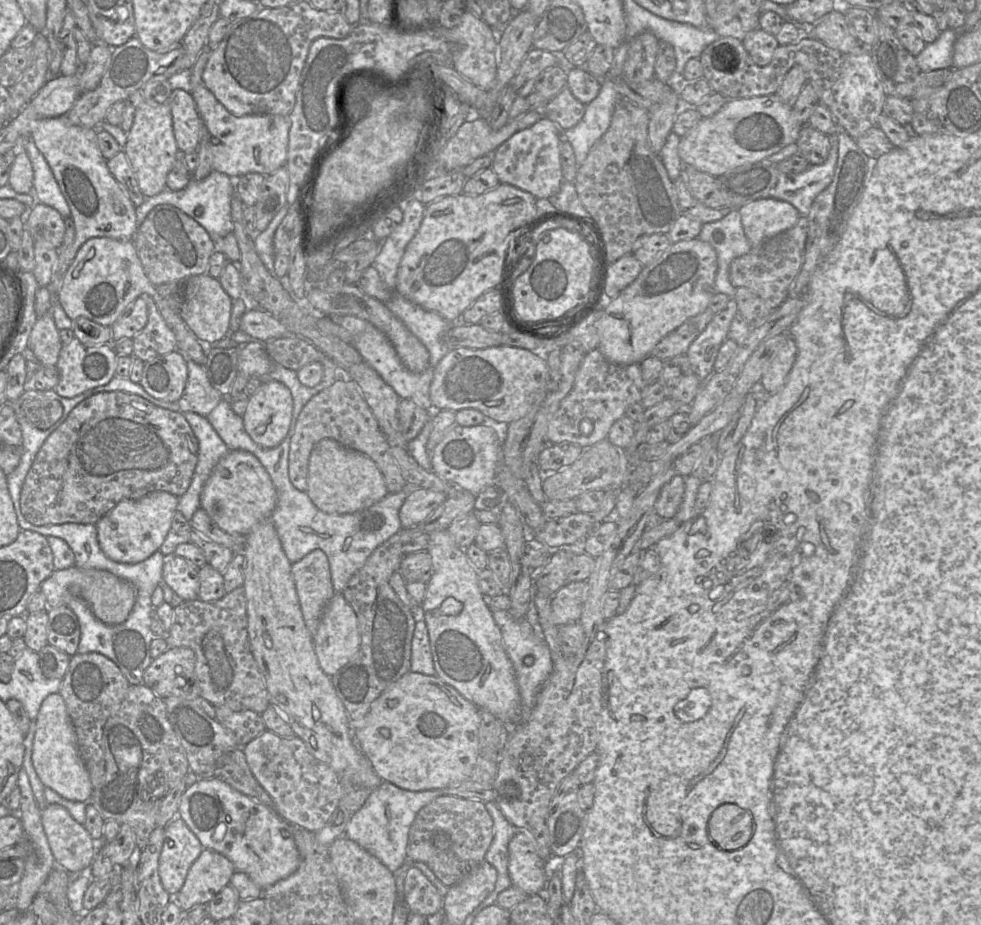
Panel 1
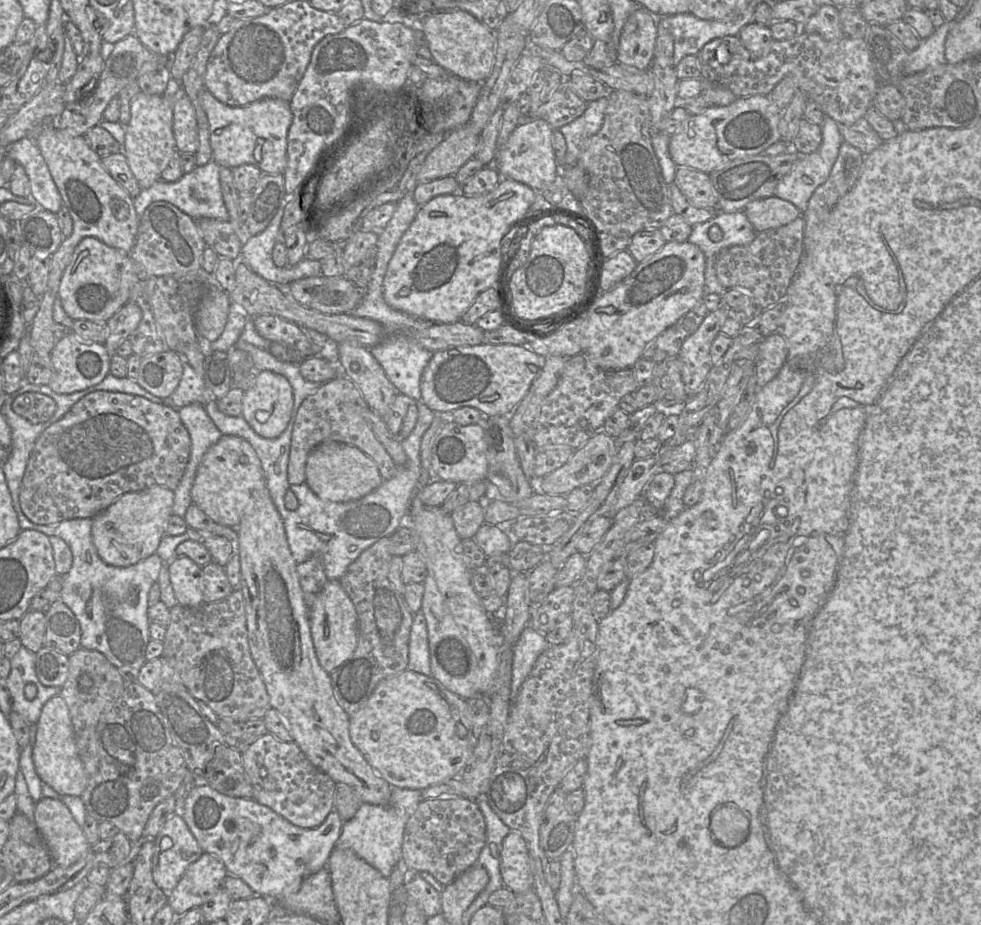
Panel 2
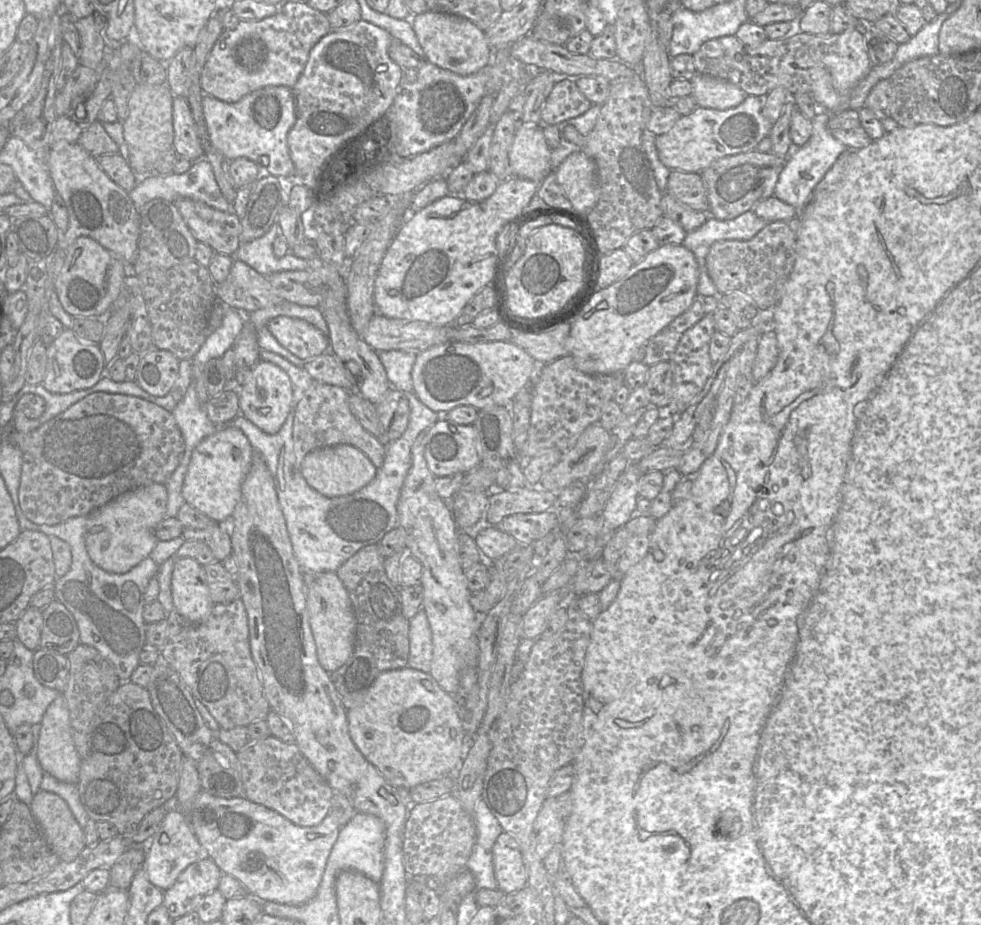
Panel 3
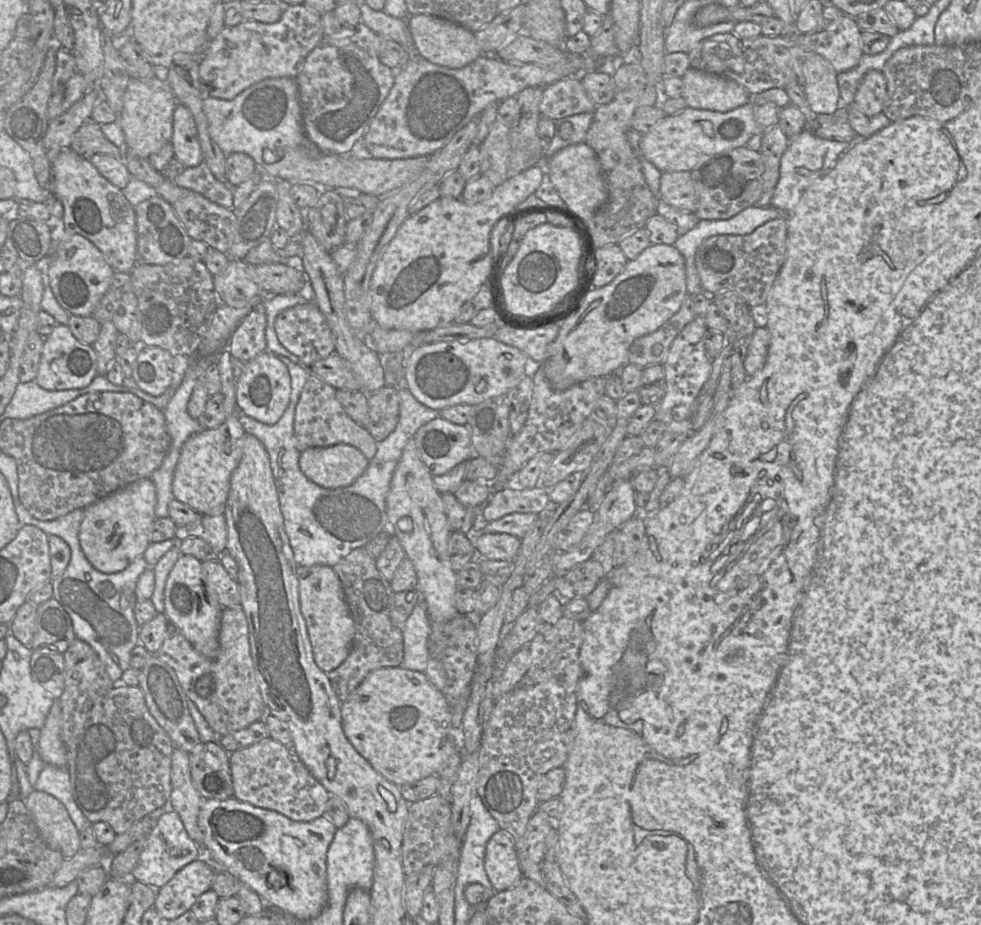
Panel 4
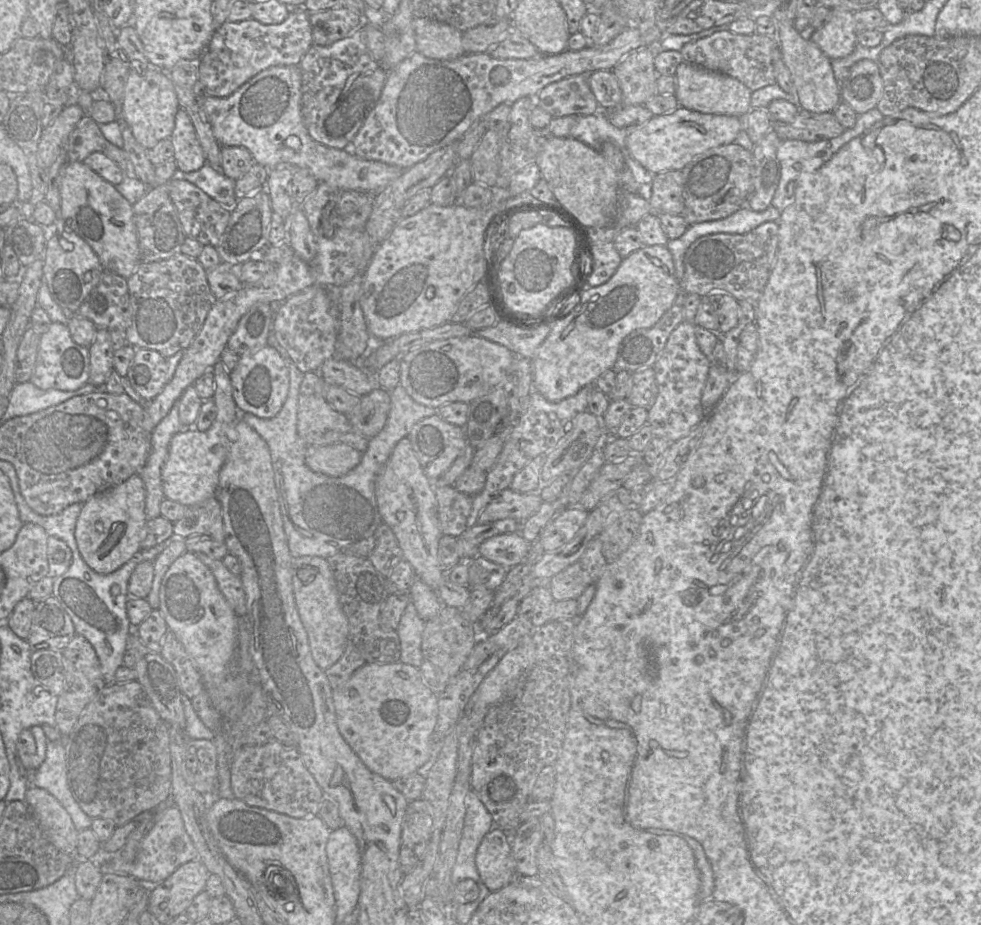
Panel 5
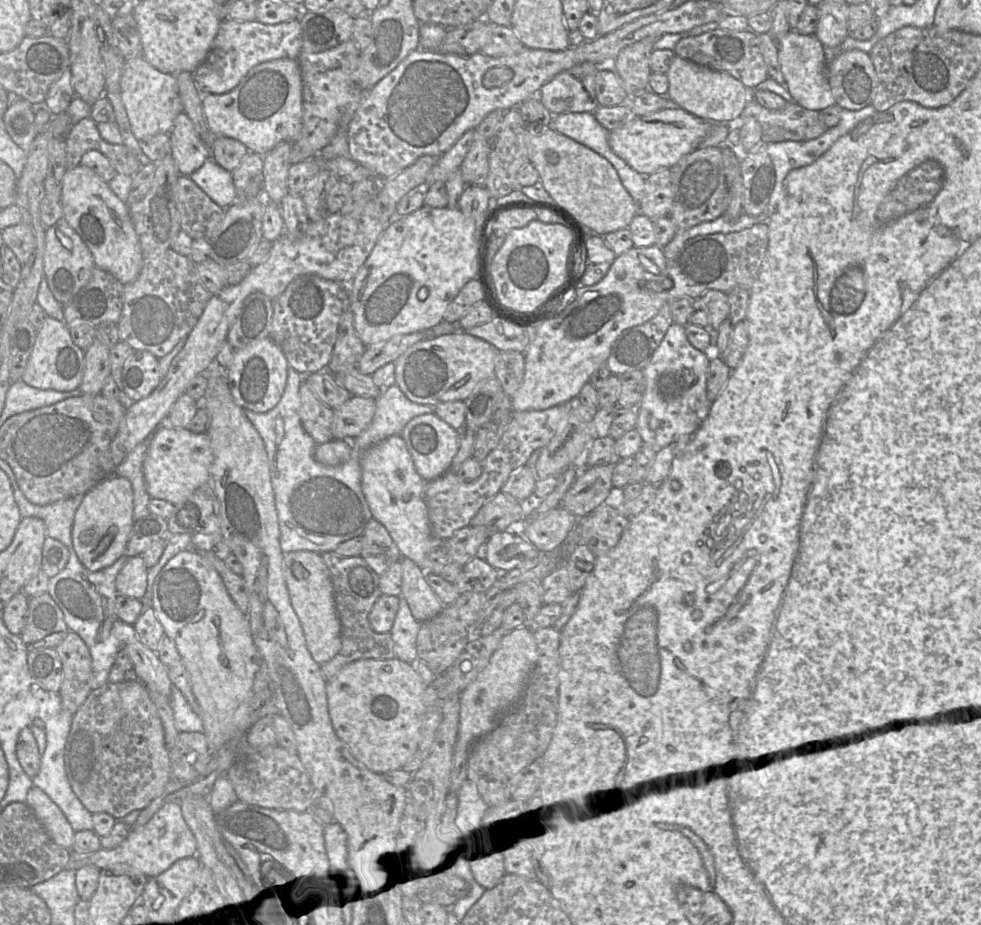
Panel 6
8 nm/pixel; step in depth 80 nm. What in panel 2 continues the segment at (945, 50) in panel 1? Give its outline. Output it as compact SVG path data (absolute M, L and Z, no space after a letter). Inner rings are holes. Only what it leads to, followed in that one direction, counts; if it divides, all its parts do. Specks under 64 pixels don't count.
M946 21L919 45L908 53L903 67L903 75L910 75L947 63L945 59L945 42L948 33L956 21Z

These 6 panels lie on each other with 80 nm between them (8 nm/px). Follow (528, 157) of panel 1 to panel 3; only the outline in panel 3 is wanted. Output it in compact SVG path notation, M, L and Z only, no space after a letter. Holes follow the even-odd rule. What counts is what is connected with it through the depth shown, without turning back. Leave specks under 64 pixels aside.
M518 123L514 139L509 150L511 176L529 179L541 183L552 171L551 149L543 133L543 125Z

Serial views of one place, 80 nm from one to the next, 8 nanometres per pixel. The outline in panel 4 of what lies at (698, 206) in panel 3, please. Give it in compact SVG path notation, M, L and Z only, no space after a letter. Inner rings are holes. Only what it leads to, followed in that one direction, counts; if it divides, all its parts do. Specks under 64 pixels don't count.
M690 171L663 172L659 199L680 211L694 213L698 197Z

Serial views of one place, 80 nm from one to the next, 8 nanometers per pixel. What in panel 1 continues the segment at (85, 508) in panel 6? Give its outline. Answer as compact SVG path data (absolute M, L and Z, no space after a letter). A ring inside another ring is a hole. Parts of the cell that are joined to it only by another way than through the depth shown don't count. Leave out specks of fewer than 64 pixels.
M154 491L139 499L120 501L95 524L101 550L109 559L121 563L147 559L160 549L171 530L178 501L179 497L166 491Z

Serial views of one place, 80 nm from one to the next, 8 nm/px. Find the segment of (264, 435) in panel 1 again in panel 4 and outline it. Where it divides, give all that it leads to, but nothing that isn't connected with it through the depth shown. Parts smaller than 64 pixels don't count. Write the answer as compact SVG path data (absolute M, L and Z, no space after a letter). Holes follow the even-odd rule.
M267 350L244 364L244 371L236 381L236 403L245 414L267 425L277 423L290 402L291 378L279 355Z

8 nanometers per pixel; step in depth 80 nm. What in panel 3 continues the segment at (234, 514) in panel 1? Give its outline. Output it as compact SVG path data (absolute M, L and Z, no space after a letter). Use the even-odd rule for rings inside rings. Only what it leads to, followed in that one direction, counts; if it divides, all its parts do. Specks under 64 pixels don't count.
M226 424L204 438L193 450L185 475L182 496L185 502L219 524L229 524L241 498L241 486L252 464L254 449L237 427Z

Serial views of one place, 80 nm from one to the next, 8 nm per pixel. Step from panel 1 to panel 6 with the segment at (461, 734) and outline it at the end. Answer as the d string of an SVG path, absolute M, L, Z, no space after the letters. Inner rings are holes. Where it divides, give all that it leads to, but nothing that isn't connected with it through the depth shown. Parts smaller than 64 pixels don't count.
M397 658L389 660L359 659L347 664L333 678L327 680L326 683L329 716L337 737L348 746L351 754L356 760L361 762L369 771L375 774L382 775L390 771L402 769L418 748L420 729L426 712L426 707L423 702L423 694L427 686L428 685L425 685L418 672L411 664Z

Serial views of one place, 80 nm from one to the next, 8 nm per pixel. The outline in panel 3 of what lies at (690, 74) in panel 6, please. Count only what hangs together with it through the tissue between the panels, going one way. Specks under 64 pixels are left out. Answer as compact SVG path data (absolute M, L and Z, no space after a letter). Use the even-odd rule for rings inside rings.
M696 73L690 79L692 96L699 107L726 110L741 104L748 94L737 85L708 75Z

